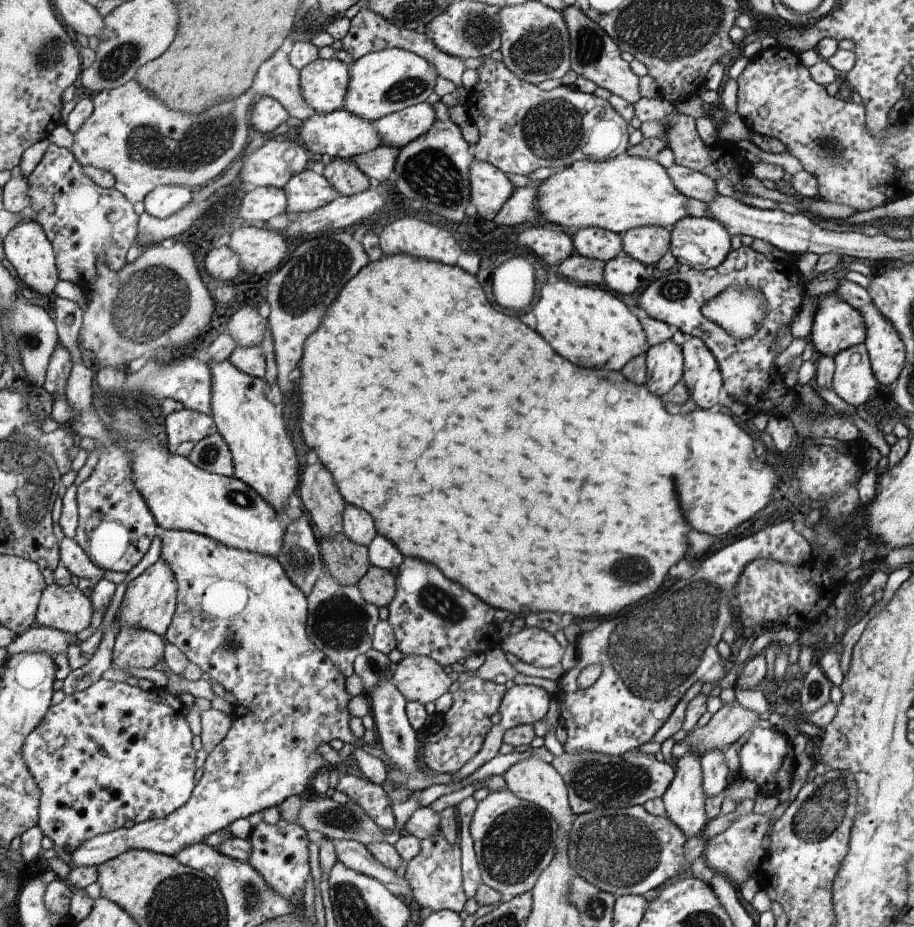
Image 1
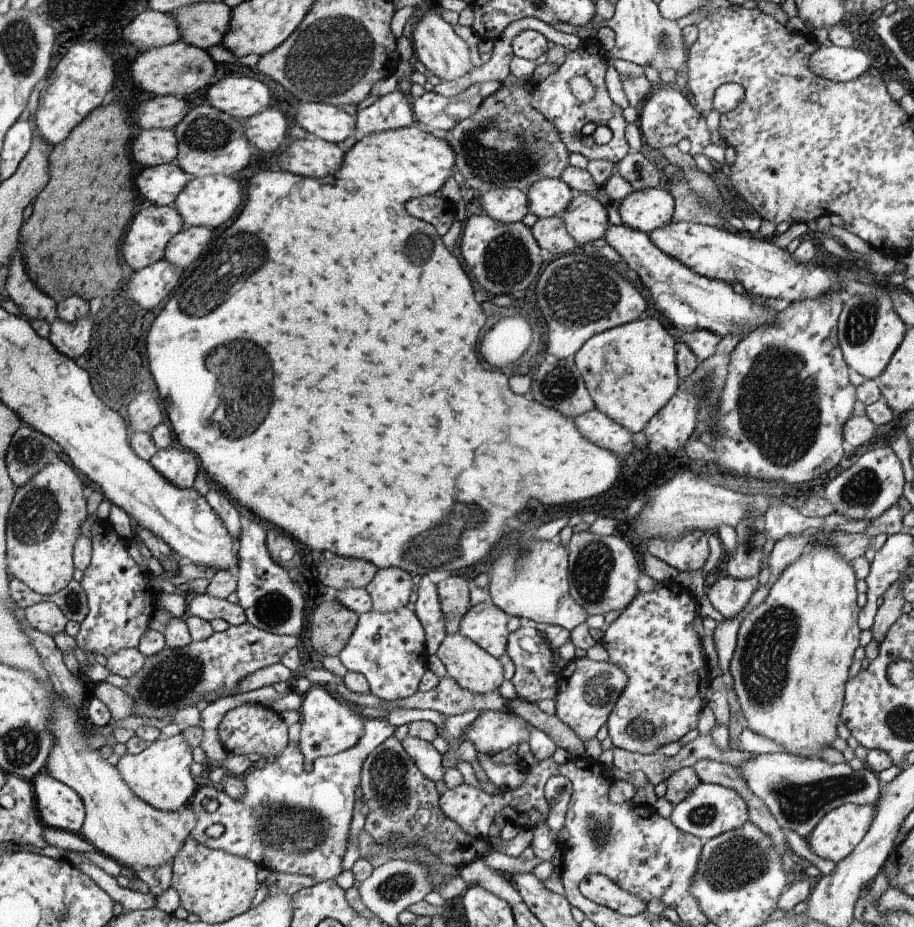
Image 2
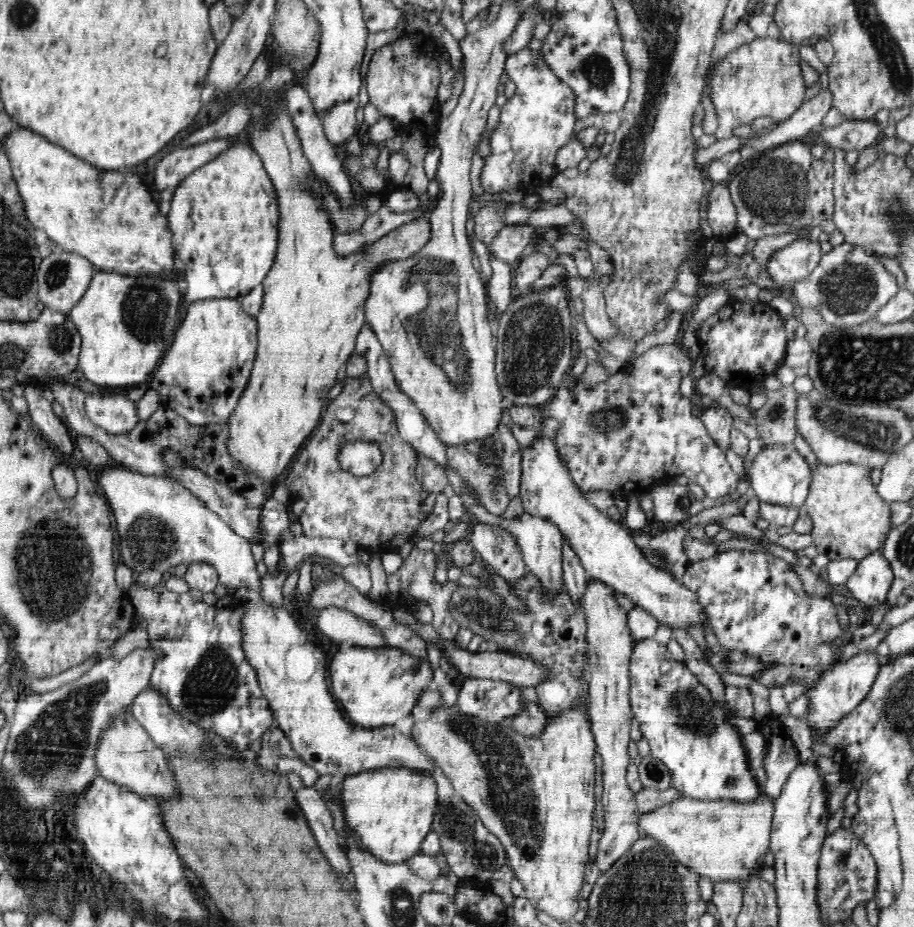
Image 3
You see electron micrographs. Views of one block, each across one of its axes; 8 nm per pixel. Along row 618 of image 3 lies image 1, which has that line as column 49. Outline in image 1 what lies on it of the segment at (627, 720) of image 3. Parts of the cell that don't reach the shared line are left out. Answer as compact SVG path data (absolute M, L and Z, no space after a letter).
M74 584L48 586L38 610L38 625L66 633L79 633L92 620L90 600Z

